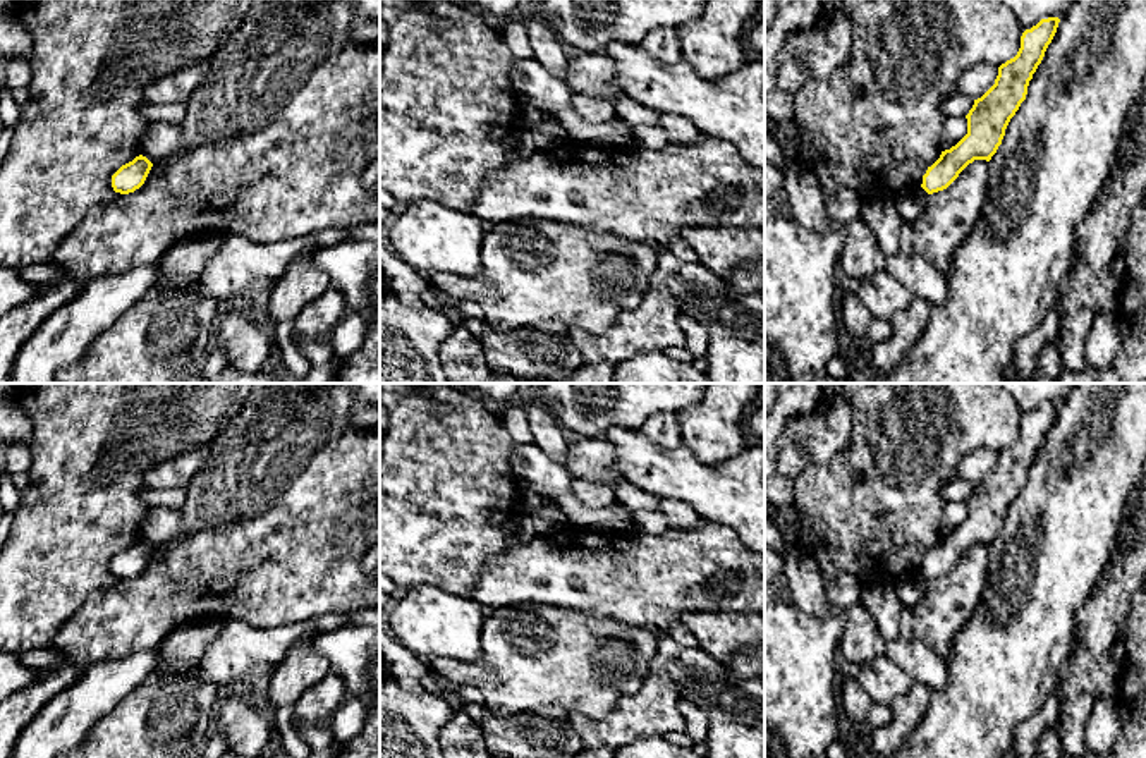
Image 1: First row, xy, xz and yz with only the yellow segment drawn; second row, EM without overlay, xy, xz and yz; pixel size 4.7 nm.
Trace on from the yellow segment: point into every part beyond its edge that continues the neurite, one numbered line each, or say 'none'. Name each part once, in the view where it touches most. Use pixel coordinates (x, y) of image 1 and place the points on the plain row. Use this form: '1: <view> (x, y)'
none

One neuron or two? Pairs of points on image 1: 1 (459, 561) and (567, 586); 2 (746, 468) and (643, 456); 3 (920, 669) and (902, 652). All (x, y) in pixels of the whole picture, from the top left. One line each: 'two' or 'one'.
1: two
2: one
3: one

